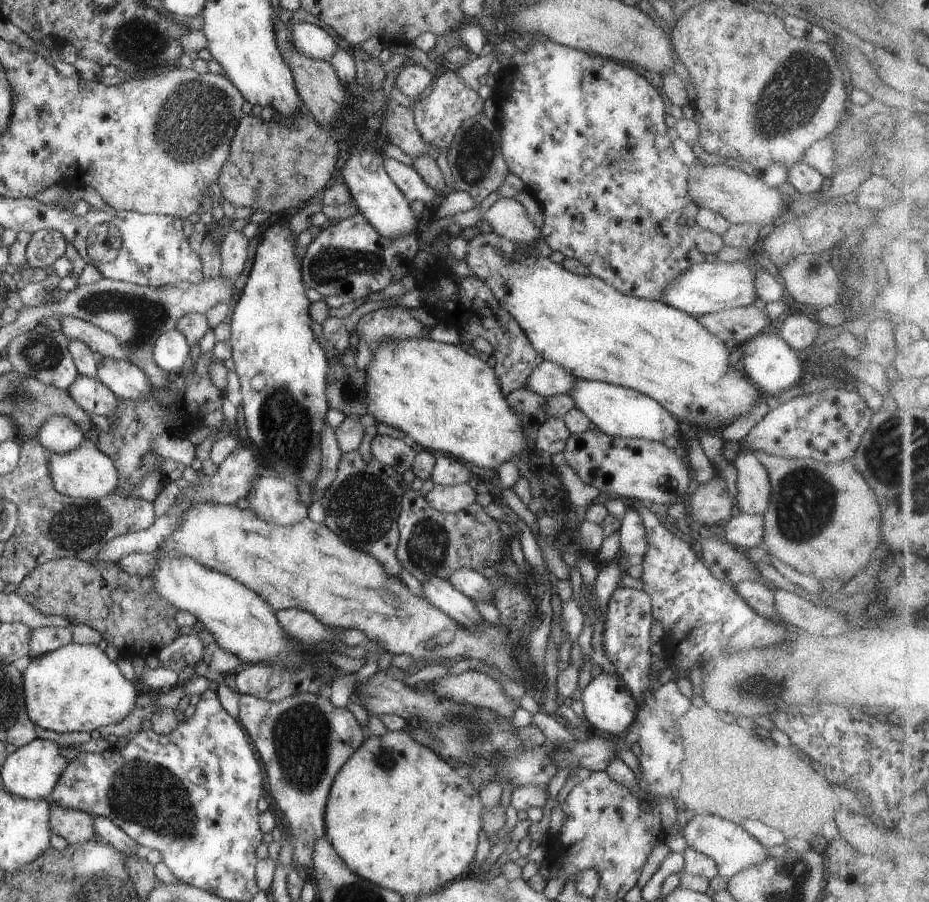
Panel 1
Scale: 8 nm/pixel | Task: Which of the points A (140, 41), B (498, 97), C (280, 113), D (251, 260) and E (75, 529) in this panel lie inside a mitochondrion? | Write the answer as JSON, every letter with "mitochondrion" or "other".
{"A":"mitochondrion","B":"other","C":"other","D":"other","E":"mitochondrion"}

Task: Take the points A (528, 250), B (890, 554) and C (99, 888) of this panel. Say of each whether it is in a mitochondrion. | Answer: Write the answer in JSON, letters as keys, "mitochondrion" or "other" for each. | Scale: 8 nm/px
{"A":"other","B":"other","C":"mitochondrion"}

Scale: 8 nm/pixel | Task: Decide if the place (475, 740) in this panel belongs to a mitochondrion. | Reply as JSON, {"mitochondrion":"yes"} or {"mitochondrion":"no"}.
{"mitochondrion":"yes"}

